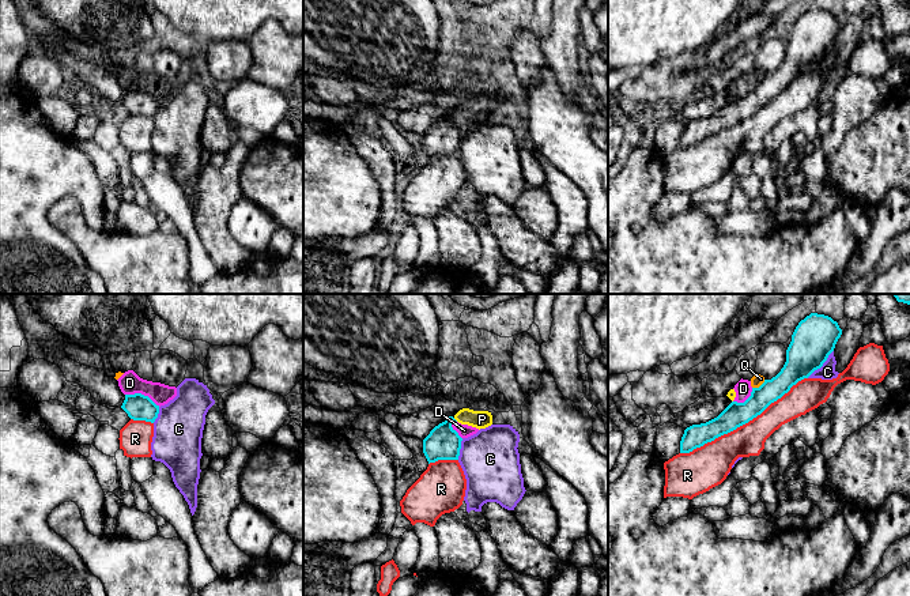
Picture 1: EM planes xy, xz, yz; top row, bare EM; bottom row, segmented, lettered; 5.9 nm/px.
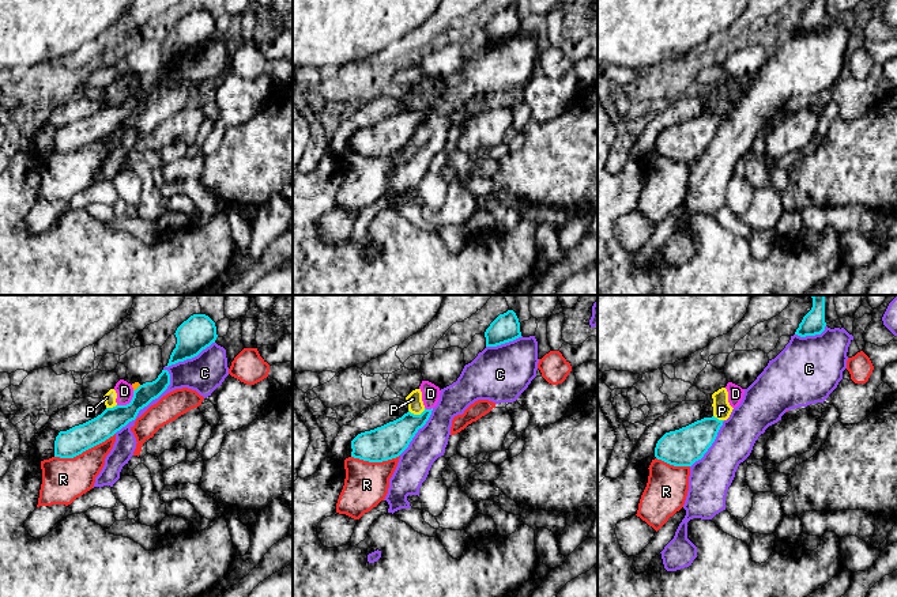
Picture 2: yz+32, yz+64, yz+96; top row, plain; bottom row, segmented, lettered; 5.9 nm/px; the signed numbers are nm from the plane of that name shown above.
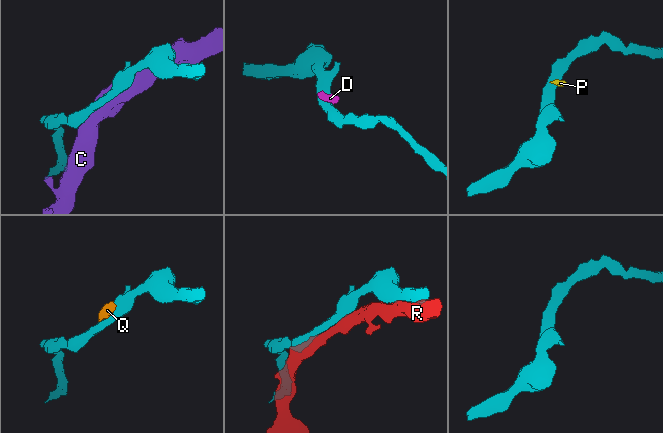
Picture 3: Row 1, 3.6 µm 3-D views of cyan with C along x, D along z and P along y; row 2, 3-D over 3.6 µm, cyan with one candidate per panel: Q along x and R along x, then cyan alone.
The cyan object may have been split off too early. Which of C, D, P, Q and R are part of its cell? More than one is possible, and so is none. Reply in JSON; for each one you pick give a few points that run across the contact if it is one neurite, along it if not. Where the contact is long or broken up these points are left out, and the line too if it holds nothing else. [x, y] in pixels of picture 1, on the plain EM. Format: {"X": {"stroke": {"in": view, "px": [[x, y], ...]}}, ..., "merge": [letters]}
{"merge": []}

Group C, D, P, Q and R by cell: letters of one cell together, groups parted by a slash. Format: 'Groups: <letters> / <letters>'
Groups: C / D P Q / R

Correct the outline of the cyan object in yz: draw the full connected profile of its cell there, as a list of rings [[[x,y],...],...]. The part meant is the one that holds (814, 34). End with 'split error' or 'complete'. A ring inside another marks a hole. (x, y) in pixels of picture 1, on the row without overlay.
[[[811,8],[796,22],[786,45],[786,57],[771,75],[752,83],[744,98],[732,97],[717,113],[684,125],[680,148],[690,148],[760,110],[798,76],[820,64],[834,46],[842,24],[831,12]]]; complete

